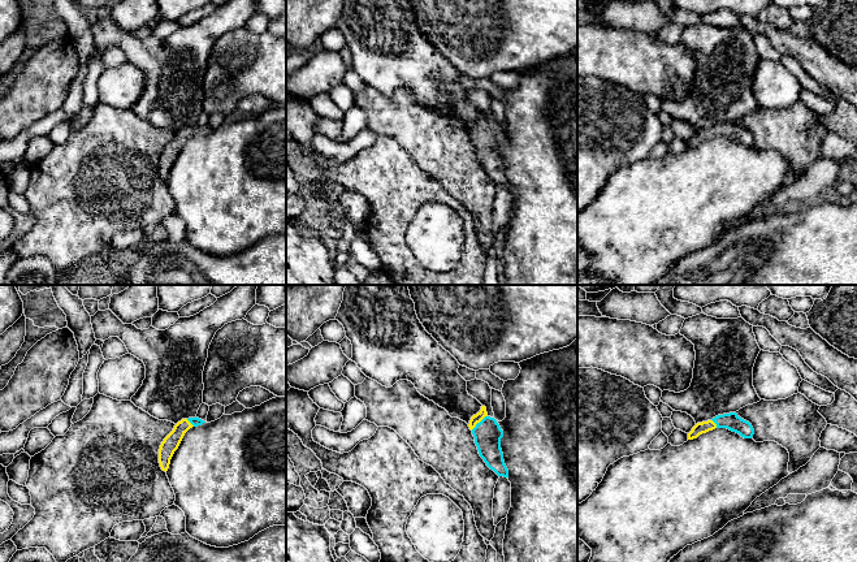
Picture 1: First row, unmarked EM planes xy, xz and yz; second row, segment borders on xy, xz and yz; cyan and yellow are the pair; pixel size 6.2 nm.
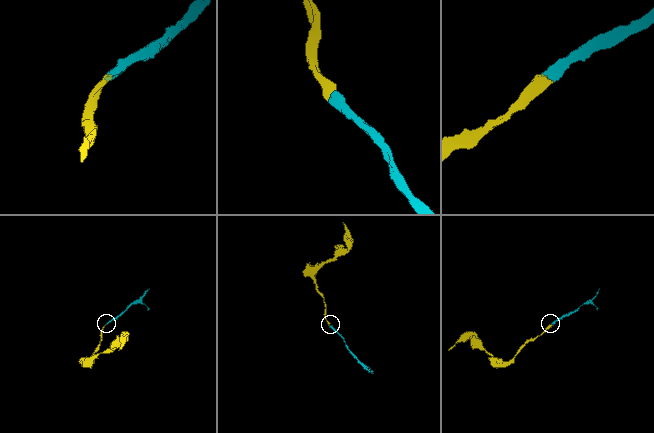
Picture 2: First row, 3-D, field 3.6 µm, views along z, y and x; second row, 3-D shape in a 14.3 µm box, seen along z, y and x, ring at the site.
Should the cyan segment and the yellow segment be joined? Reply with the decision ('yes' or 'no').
yes

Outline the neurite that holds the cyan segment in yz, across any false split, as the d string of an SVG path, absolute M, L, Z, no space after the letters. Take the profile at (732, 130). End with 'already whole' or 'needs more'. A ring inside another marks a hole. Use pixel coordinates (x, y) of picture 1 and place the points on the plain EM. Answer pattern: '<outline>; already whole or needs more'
M730 121L718 124L707 130L697 131L688 142L688 148L697 147L700 143L715 137L727 137L744 147L752 147L754 143L754 138L749 130L741 127L736 121Z; needs more

